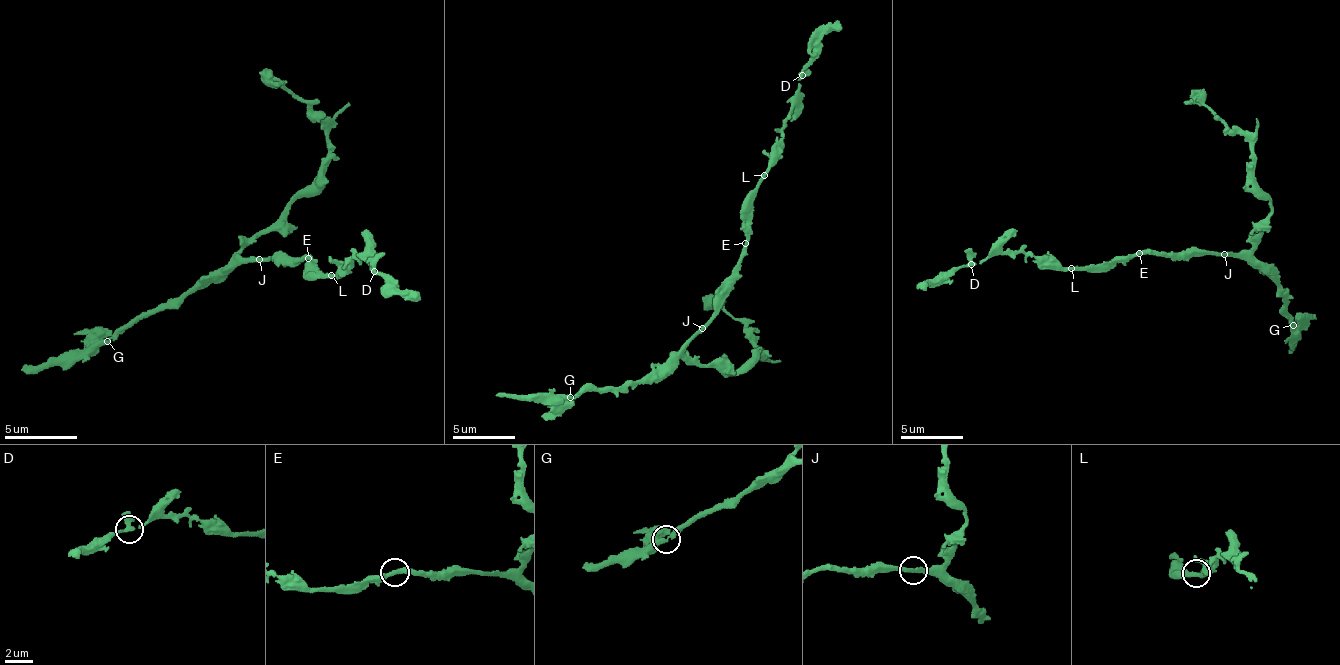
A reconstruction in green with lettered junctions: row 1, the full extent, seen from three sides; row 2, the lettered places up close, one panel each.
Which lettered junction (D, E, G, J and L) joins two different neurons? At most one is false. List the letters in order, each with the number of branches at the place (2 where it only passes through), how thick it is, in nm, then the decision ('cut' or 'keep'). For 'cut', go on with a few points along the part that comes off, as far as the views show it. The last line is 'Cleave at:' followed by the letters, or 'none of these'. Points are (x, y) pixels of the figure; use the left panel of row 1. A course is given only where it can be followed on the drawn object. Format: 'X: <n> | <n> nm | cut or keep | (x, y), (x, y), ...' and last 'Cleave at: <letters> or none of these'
D: 3 | 240 nm | keep
E: 2 | 320 nm | keep
G: 2 | 320 nm | keep
J: 2 | 260 nm | keep
L: 2 | 260 nm | keep
Cleave at: none of these

